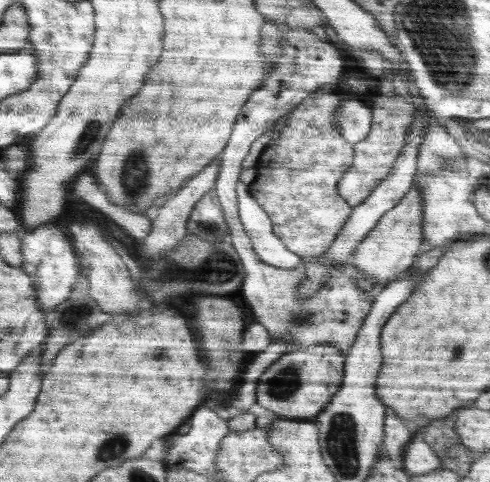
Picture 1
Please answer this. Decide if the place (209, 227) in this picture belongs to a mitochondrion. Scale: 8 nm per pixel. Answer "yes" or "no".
yes

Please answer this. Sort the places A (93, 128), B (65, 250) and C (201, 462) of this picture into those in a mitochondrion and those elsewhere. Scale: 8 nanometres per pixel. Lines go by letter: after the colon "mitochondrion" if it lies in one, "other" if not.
A: mitochondrion
B: other
C: other

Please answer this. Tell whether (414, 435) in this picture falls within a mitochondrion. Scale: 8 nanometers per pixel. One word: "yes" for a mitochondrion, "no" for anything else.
no

